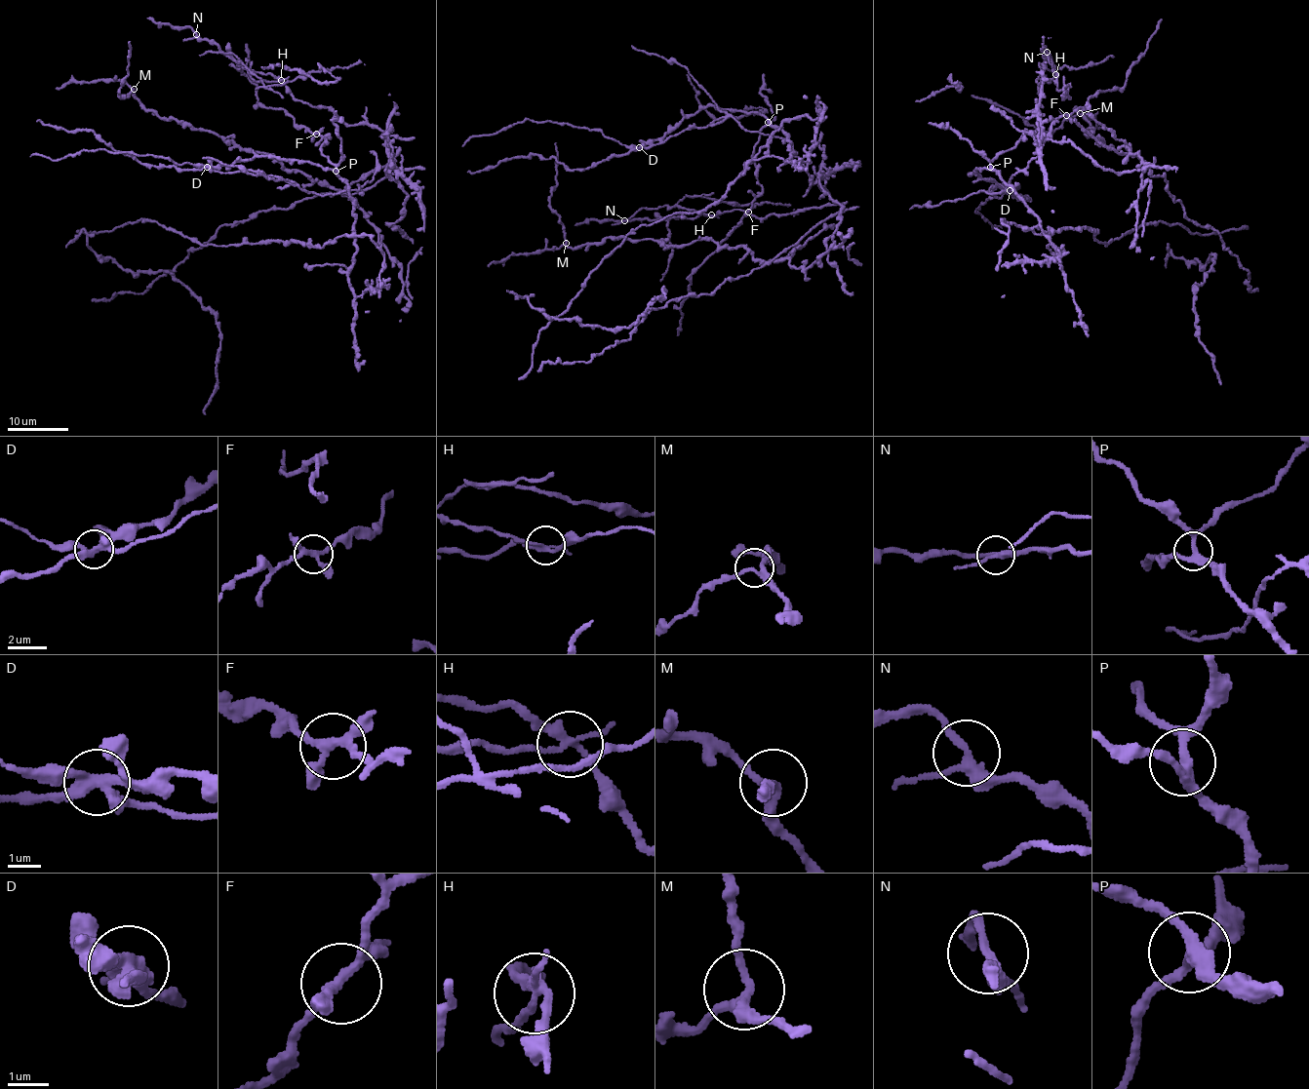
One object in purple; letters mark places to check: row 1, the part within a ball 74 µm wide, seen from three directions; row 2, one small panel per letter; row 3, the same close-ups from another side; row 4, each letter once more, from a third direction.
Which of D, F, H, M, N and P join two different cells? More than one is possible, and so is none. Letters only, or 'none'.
D, H

